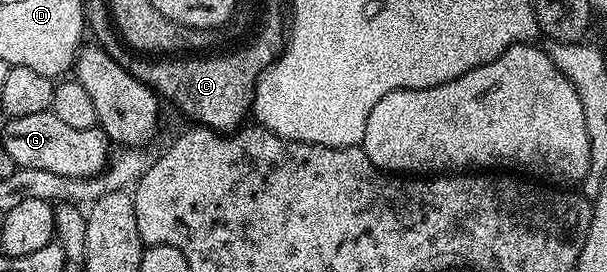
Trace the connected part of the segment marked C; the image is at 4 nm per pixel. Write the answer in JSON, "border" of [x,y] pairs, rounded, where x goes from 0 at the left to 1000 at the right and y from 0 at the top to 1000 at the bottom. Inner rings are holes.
{"border":[[[428,107],[418,118],[418,143],[409,173],[400,173],[395,188],[381,188],[376,202],[348,195],[339,210],[315,210],[321,217],[295,217],[301,210],[254,217],[237,210],[204,165],[203,173],[183,173],[180,210],[186,210],[186,224],[193,224],[193,239],[199,239],[199,254],[206,254],[206,268],[226,283],[226,298],[232,298],[241,320],[250,324],[270,382],[283,379],[292,404],[303,408],[315,434],[316,456],[341,467],[346,482],[379,489],[395,478],[404,452],[400,434],[415,419],[420,320],[427,309],[427,287],[465,202],[470,169],[470,129],[437,129]]]}

